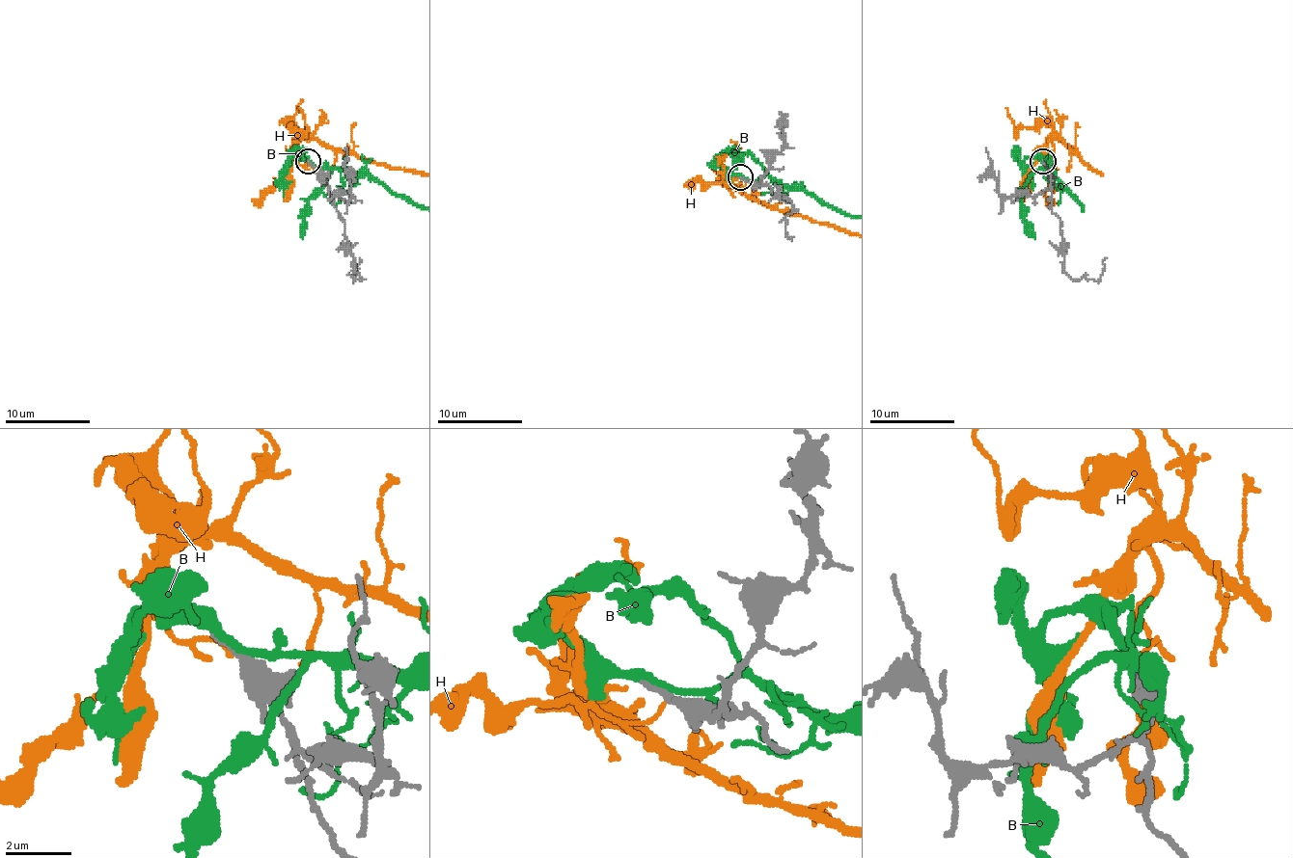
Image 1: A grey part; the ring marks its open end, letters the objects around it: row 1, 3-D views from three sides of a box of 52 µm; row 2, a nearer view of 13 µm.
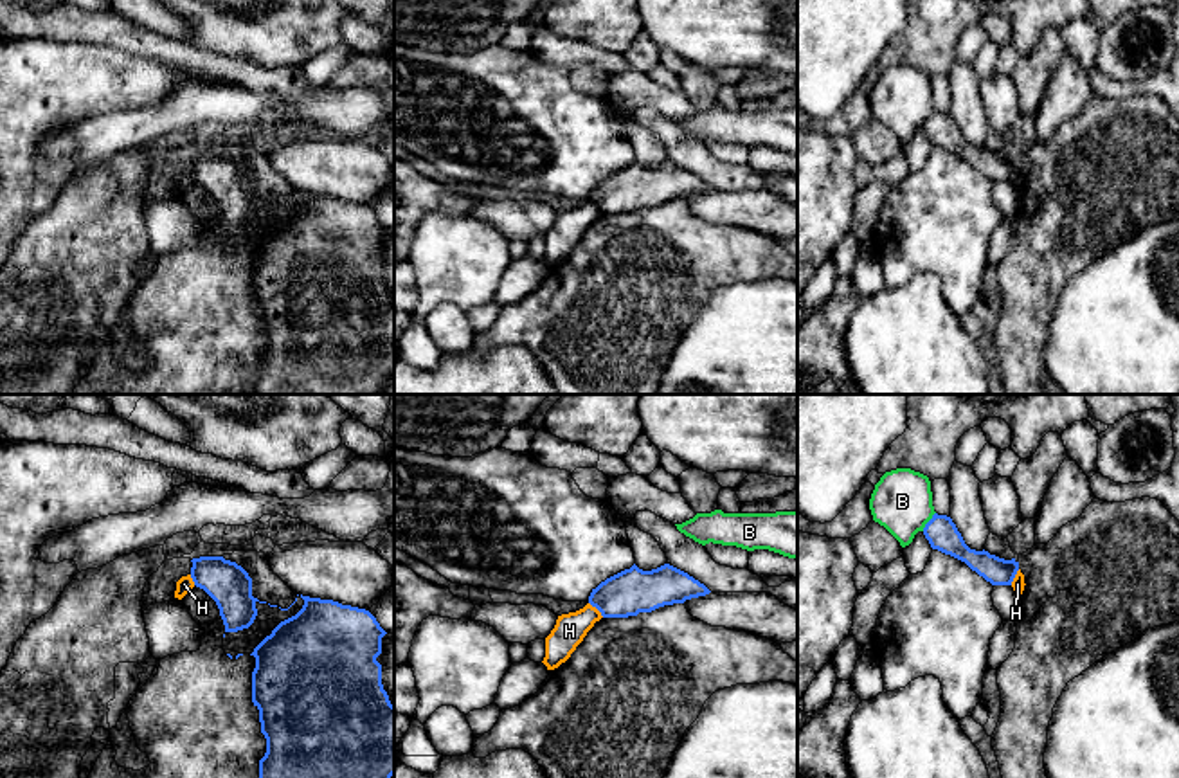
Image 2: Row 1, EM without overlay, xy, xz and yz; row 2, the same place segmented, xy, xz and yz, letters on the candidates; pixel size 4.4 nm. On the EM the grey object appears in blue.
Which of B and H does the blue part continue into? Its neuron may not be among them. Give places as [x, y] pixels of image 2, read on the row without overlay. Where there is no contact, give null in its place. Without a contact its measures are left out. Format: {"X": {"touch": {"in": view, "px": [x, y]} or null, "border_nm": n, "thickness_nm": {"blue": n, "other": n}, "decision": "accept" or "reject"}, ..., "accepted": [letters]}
{"B": {"touch": {"in": "yz", "px": [929, 117]}, "border_nm": 110, "thickness_nm": {"blue": 140, "other": 280}, "decision": "reject"}, "H": {"touch": {"in": "xz", "px": [596, 204]}, "border_nm": 100, "thickness_nm": {"blue": 200, "other": 140}, "decision": "reject"}, "accepted": []}

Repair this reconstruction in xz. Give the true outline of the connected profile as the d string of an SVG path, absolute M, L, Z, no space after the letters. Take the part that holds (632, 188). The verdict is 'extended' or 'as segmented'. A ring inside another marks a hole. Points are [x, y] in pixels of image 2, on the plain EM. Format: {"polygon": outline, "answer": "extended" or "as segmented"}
{"polygon": "M634 160L592 185L589 200L603 214L628 214L709 189L704 180L670 160L652 167L643 167Z", "answer": "as segmented"}

